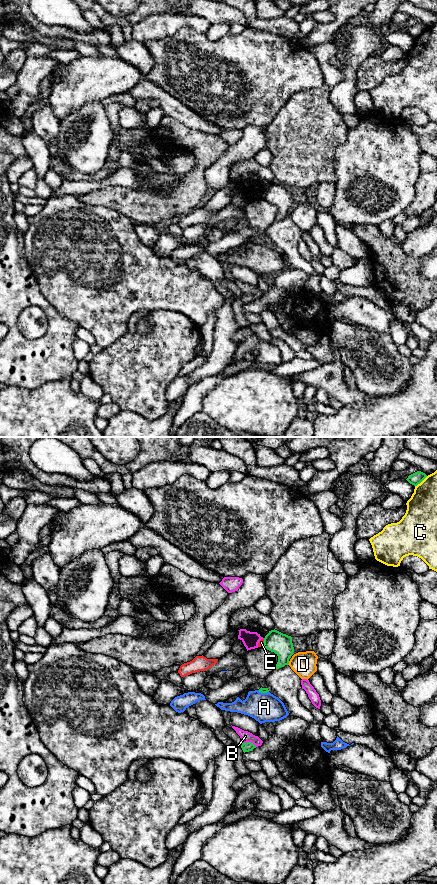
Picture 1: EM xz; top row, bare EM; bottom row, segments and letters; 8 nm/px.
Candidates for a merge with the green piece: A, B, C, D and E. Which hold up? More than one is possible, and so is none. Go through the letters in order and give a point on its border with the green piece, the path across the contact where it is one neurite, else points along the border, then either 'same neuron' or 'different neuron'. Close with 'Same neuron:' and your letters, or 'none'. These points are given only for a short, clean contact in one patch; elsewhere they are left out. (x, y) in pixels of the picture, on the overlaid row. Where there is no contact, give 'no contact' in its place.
A: meets green in xz at (263, 692); border along xz (258, 690), (261, 692), (268, 691); different neuron
B: meets green in xz at (250, 742); different neuron
C: meets green in xz at (421, 481); different neuron
D: meets green in xz at (288, 663); different neuron
E: meets green in xz at (264, 642); border along xz (264, 639), (262, 645); different neuron
Same neuron: none

